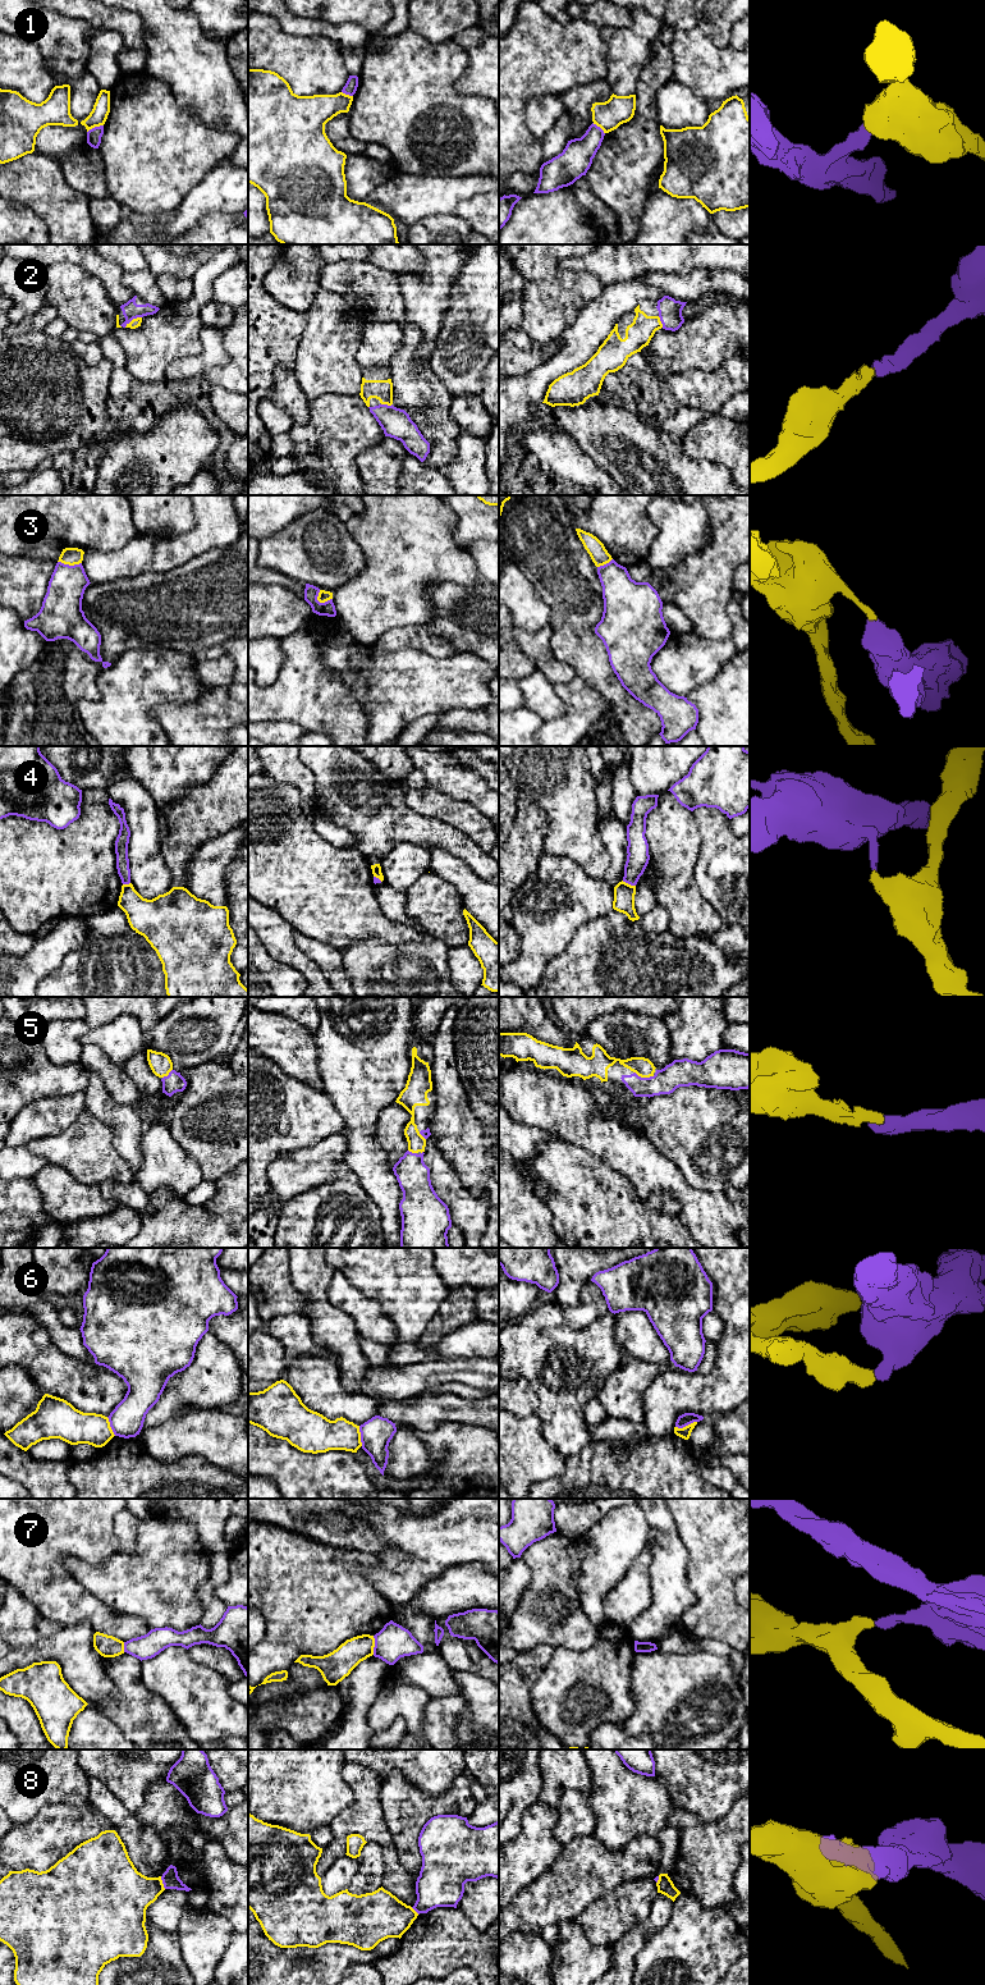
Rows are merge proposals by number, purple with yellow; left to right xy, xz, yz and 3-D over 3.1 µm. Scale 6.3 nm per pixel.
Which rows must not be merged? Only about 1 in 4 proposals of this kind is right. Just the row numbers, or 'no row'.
1, 3, 4, 6, 7, 8

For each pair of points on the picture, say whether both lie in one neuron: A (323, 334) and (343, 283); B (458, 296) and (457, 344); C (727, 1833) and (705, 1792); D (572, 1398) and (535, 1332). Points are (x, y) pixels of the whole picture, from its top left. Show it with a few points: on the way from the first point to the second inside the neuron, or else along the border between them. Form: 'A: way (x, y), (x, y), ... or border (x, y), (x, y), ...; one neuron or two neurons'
A: border (321, 287), (339, 293), (360, 315); two neurons
B: way (458, 307), (458, 333); one neuron
C: border (736, 1800), (715, 1820), (701, 1821), (691, 1814); two neurons
D: way (571, 1379), (573, 1364), (551, 1352); one neuron

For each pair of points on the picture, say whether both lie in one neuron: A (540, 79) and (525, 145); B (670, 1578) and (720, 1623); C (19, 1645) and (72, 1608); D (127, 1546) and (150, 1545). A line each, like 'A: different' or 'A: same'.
A: same
B: different
C: different
D: different

